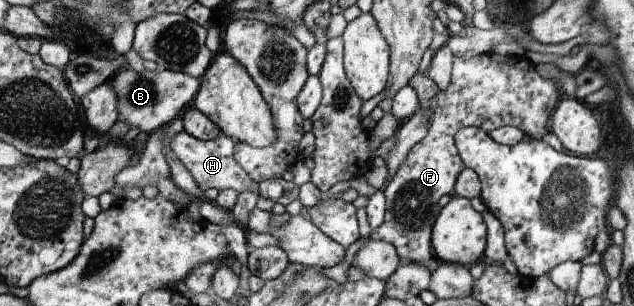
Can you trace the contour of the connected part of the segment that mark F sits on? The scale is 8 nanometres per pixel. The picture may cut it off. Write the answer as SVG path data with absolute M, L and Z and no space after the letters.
M493 52L470 60L453 58L450 85L437 93L429 116L428 133L408 152L397 174L383 187L386 211L384 223L370 239L388 242L400 258L426 265L431 272L438 268L431 246L438 200L455 188L458 176L465 170L455 146L455 135L465 127L477 127L490 133L503 127L515 127L532 139L548 134L548 120L559 102L559 86L544 78L524 56L501 56Z

